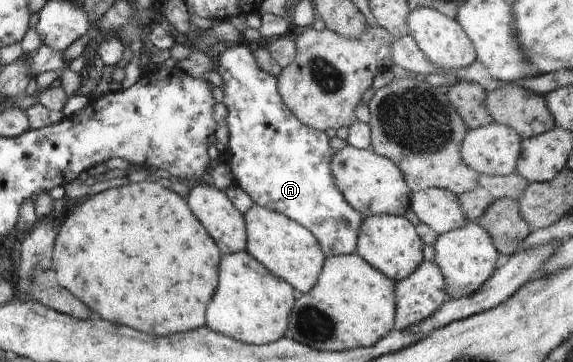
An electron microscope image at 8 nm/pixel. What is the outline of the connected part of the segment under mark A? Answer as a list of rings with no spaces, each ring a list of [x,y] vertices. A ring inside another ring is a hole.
[[[239,43],[239,45],[236,45],[236,47],[230,47],[230,49],[226,49],[221,55],[216,54],[214,56],[217,63],[216,71],[218,71],[218,73],[224,79],[224,84],[222,85],[225,96],[223,105],[228,109],[228,116],[225,118],[225,121],[228,125],[228,129],[230,130],[230,145],[228,145],[228,151],[230,151],[229,167],[231,173],[233,174],[234,184],[240,189],[244,190],[244,193],[247,193],[250,196],[252,202],[255,205],[280,213],[281,215],[288,217],[288,219],[291,221],[302,225],[307,231],[310,231],[310,234],[314,235],[314,238],[321,246],[325,258],[335,257],[338,255],[356,254],[358,231],[360,230],[364,217],[362,217],[358,211],[354,210],[354,207],[351,207],[344,200],[342,193],[336,186],[331,171],[331,160],[333,159],[334,151],[332,150],[331,144],[329,143],[331,139],[327,137],[326,132],[320,132],[316,129],[305,127],[293,115],[293,112],[290,111],[286,105],[284,105],[277,89],[277,78],[270,75],[270,73],[262,71],[262,69],[258,67],[251,52],[251,47],[248,43]]]

